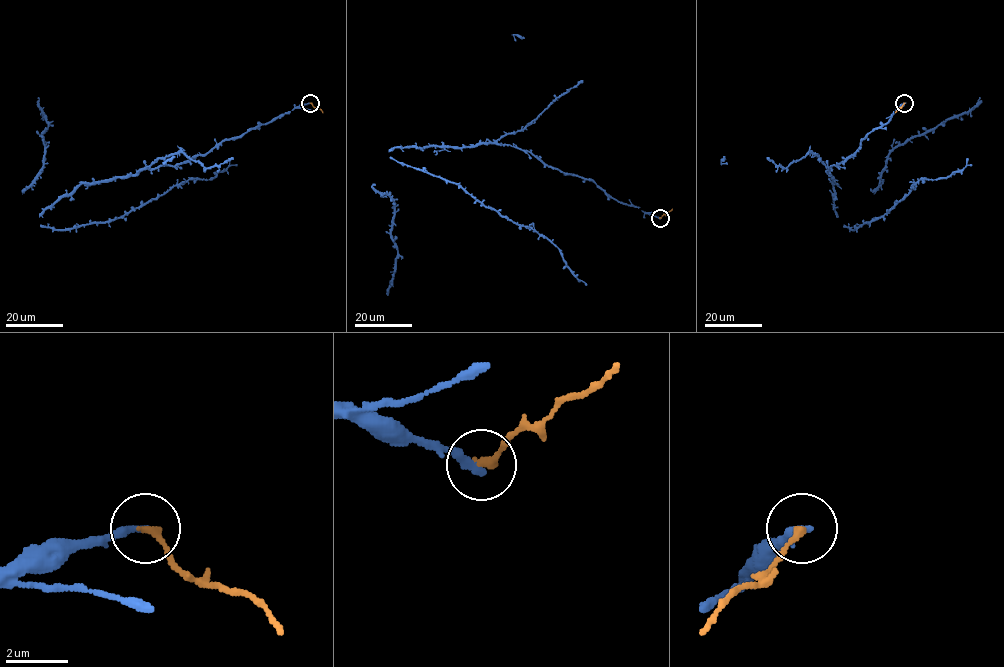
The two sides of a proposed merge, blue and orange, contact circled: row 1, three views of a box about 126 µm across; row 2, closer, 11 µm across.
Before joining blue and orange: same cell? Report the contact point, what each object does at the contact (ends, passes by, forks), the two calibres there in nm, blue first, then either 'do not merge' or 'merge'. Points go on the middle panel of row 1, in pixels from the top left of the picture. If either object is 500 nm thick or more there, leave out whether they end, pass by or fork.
place (660, 218); blue ends; orange ends; calibres 280 and 240 nm; do not merge

